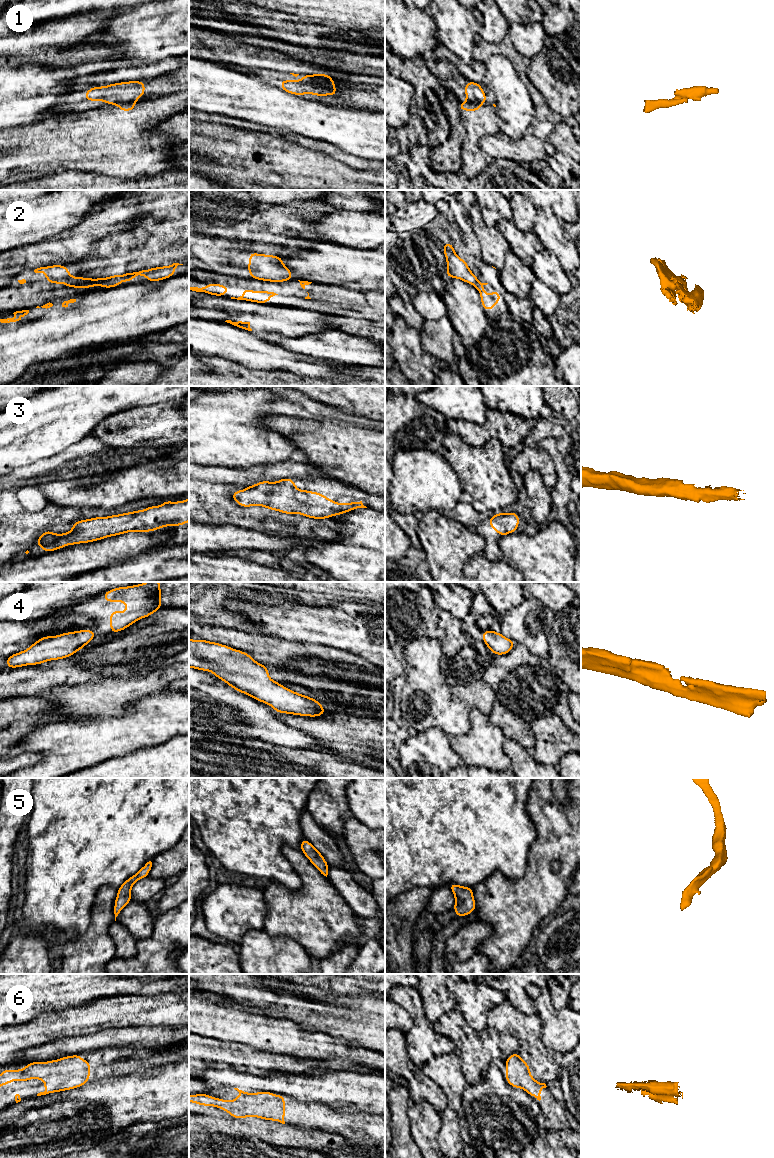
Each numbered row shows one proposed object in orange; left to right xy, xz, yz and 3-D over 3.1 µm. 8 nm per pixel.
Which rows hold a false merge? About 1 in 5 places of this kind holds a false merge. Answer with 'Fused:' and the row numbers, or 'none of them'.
Fused: 1, 2

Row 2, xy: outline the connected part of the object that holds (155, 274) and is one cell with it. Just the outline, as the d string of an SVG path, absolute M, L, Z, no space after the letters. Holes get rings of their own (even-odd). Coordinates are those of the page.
M173 263L169 266L155 267L139 272L126 273L122 275L115 274L106 278L93 279L92 281L83 281L82 283L79 283L76 287L80 289L86 289L95 286L102 286L103 288L112 288L119 286L123 281L131 283L132 280L138 275L146 277L148 279L148 282L156 282L172 277L173 274L176 273L176 268L178 265L183 264Z

